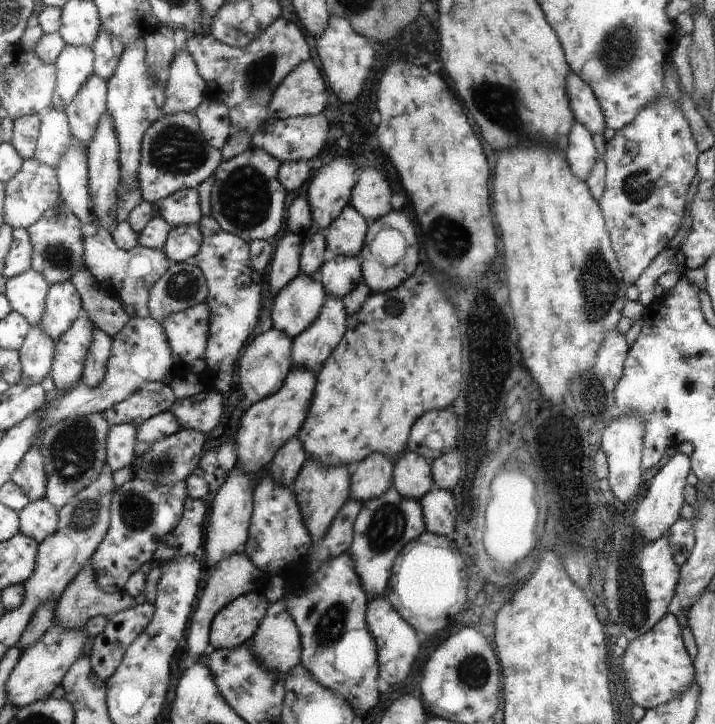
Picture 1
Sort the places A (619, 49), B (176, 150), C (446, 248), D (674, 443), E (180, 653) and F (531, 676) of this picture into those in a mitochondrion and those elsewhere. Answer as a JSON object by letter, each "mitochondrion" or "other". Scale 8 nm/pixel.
{"A":"mitochondrion","B":"mitochondrion","C":"mitochondrion","D":"other","E":"other","F":"other"}

